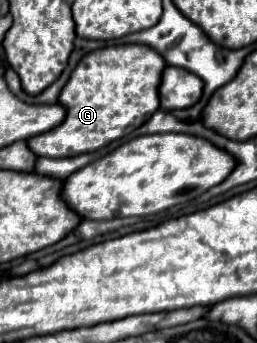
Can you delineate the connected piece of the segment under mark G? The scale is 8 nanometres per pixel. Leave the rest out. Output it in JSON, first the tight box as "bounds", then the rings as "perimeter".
{"bounds":[28,44,164,158],"perimeter":[[[140,44],[106,46],[86,54],[70,74],[68,84],[58,96],[66,108],[66,118],[56,128],[28,138],[28,148],[36,156],[64,158],[84,152],[96,152],[110,142],[140,128],[158,108],[158,84],[164,60],[156,50]]]}

